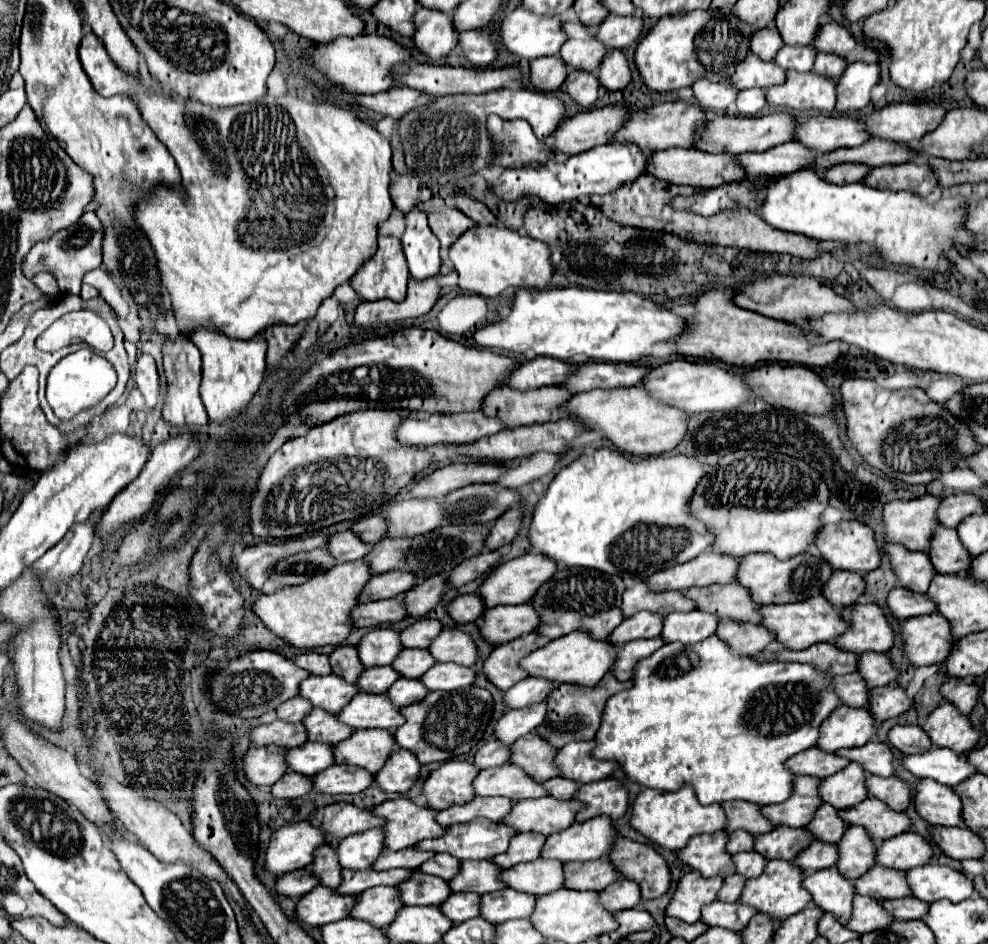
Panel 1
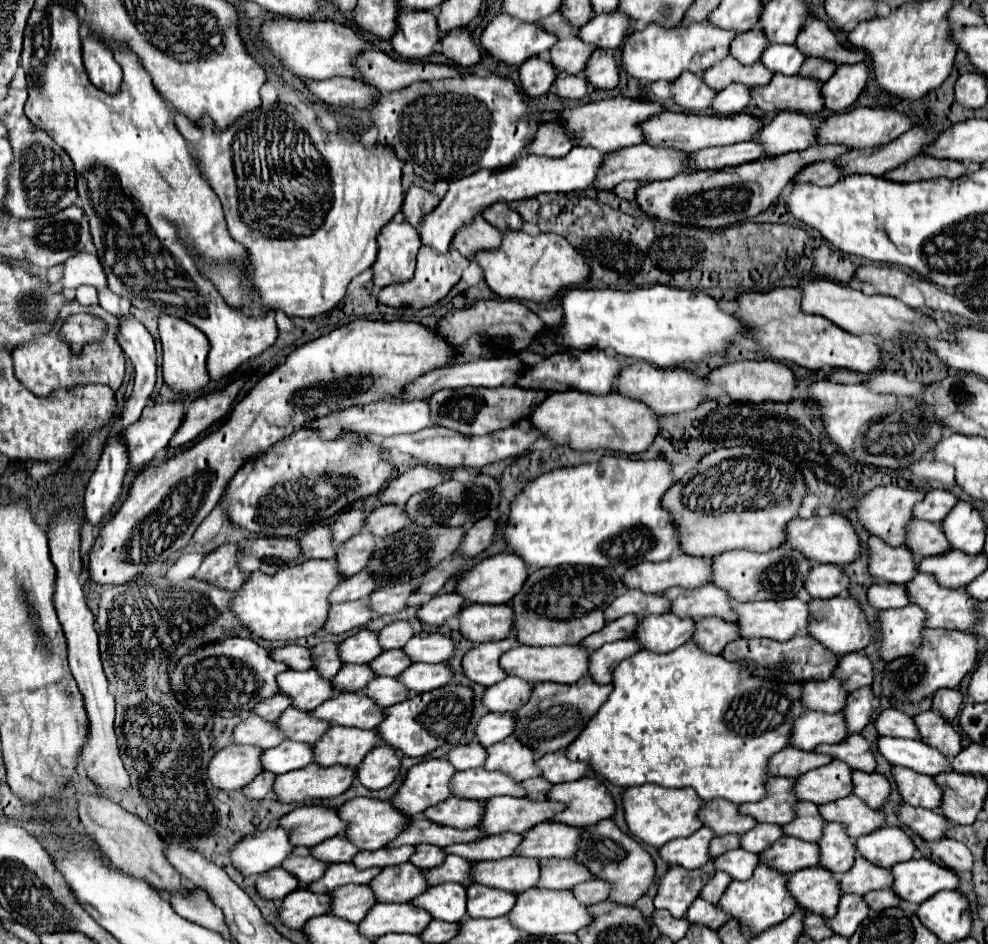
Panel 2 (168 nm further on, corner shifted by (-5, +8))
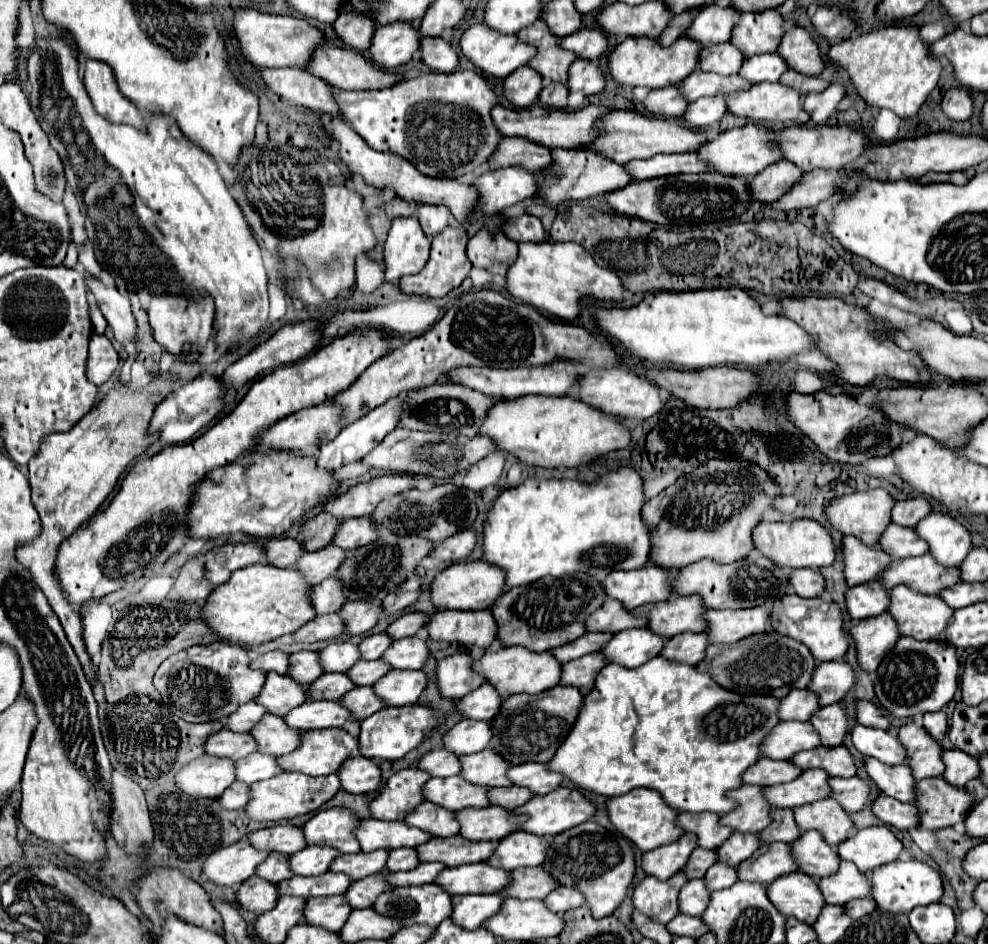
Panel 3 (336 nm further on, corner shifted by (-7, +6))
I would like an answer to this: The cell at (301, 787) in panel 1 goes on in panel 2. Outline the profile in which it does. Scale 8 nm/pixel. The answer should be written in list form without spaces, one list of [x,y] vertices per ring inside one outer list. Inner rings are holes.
[[[263,772],[263,774],[257,776],[257,780],[253,780],[251,784],[247,784],[243,788],[243,792],[249,798],[261,800],[261,798],[267,798],[267,796],[273,794],[273,784],[275,784],[275,774],[273,772]]]

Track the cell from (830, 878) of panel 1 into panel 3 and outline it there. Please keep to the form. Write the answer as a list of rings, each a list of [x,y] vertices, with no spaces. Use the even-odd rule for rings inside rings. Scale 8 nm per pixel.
[[[791,872],[767,886],[767,896],[783,916],[813,924],[825,906],[817,882],[801,872]]]

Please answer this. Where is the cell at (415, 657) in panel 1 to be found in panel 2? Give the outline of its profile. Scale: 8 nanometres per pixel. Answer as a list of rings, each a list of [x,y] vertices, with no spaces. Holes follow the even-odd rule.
[[[385,650],[379,660],[371,662],[371,668],[379,672],[379,676],[399,676],[405,668],[411,666],[413,660],[403,650]]]

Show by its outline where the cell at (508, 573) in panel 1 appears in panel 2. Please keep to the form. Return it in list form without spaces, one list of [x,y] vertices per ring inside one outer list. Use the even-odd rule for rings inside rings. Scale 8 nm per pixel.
[[[511,552],[497,554],[491,558],[485,558],[477,566],[465,572],[465,576],[457,584],[457,592],[465,596],[469,602],[481,602],[481,604],[505,604],[511,600],[519,590],[523,588],[525,580],[529,576],[529,566],[523,564],[523,560]]]

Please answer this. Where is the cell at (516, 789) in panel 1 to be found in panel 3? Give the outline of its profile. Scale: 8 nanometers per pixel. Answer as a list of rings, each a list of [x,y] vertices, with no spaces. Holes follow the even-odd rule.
[[[461,776],[449,778],[429,778],[421,790],[423,798],[443,806],[445,810],[457,812],[463,808],[485,808],[487,790],[465,782]]]

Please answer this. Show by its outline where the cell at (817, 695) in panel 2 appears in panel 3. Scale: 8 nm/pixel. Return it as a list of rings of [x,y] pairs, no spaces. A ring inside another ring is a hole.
[[[793,690],[779,702],[779,720],[809,720],[817,712],[819,702],[809,690]]]

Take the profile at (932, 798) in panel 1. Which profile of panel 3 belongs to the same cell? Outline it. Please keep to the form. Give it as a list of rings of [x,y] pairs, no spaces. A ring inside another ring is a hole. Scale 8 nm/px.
[[[865,756],[863,768],[867,776],[873,780],[873,784],[887,796],[901,800],[901,802],[915,802],[915,778],[911,776],[911,770],[907,764],[889,766],[875,758]]]

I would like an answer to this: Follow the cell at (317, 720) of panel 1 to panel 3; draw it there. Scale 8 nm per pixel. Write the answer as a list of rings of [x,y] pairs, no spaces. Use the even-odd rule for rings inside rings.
[[[265,714],[249,730],[249,734],[257,740],[259,752],[273,754],[273,756],[289,754],[301,742],[301,732],[299,730],[289,730],[289,726],[285,726],[285,722],[281,722],[281,718],[273,716],[273,714]]]

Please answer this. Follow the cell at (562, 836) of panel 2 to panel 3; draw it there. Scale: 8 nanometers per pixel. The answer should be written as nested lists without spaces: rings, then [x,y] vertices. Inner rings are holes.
[[[517,830],[509,834],[507,838],[499,840],[495,852],[485,860],[489,866],[503,868],[503,870],[515,870],[525,866],[539,866],[541,858],[545,858],[545,842],[547,838],[525,834],[523,830]]]

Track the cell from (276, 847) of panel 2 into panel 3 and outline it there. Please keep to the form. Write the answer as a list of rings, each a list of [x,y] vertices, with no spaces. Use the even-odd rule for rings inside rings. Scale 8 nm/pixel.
[[[239,840],[227,848],[215,850],[203,864],[201,874],[217,886],[239,886],[245,878],[255,874],[257,864],[265,860],[267,852],[253,850],[249,842]]]

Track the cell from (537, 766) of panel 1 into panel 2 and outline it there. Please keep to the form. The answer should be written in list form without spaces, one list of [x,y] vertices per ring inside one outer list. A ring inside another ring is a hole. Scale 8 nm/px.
[[[511,734],[507,740],[501,740],[499,744],[487,748],[485,768],[507,772],[511,778],[523,782],[527,778],[541,776],[541,770],[537,768],[535,760],[535,750]]]

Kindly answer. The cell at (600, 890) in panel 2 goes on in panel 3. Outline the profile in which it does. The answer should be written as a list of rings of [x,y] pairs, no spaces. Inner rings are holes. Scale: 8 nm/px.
[[[559,886],[555,888],[545,900],[545,906],[551,910],[551,912],[567,912],[571,908],[579,908],[585,904],[585,898],[581,898],[581,892],[579,890],[573,890],[571,888],[565,888],[565,886]]]

